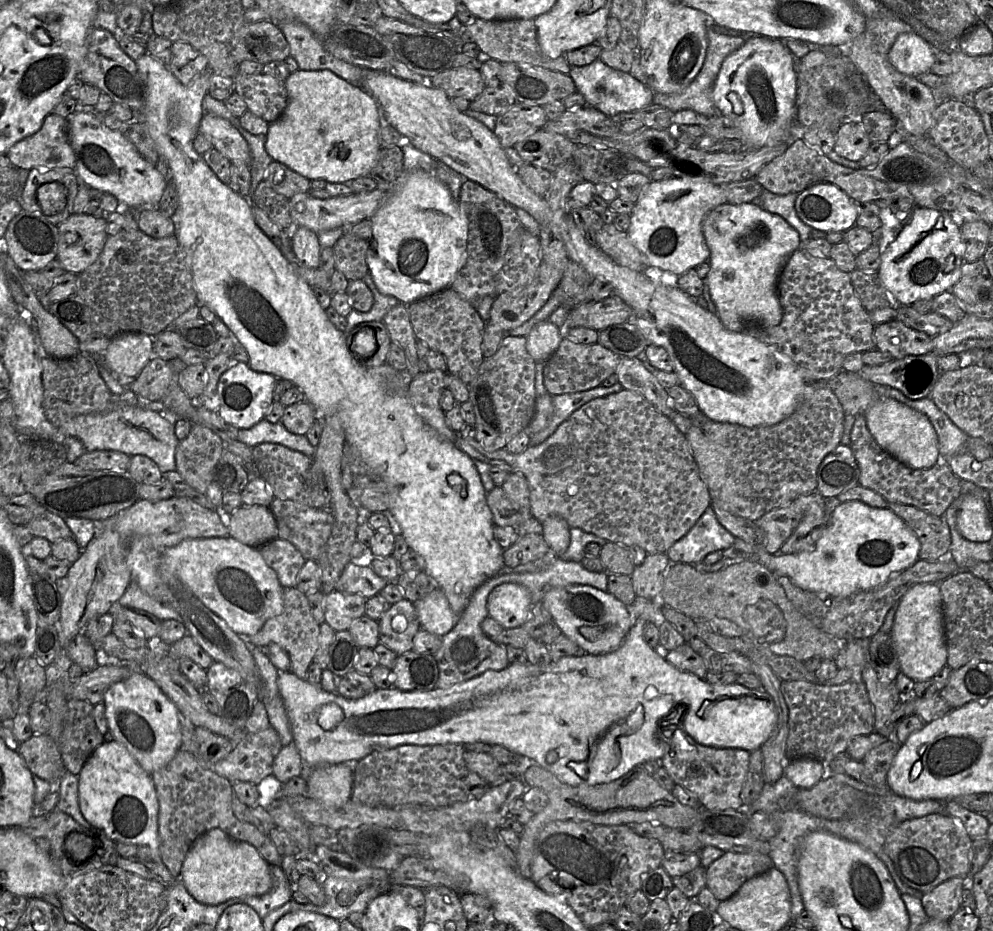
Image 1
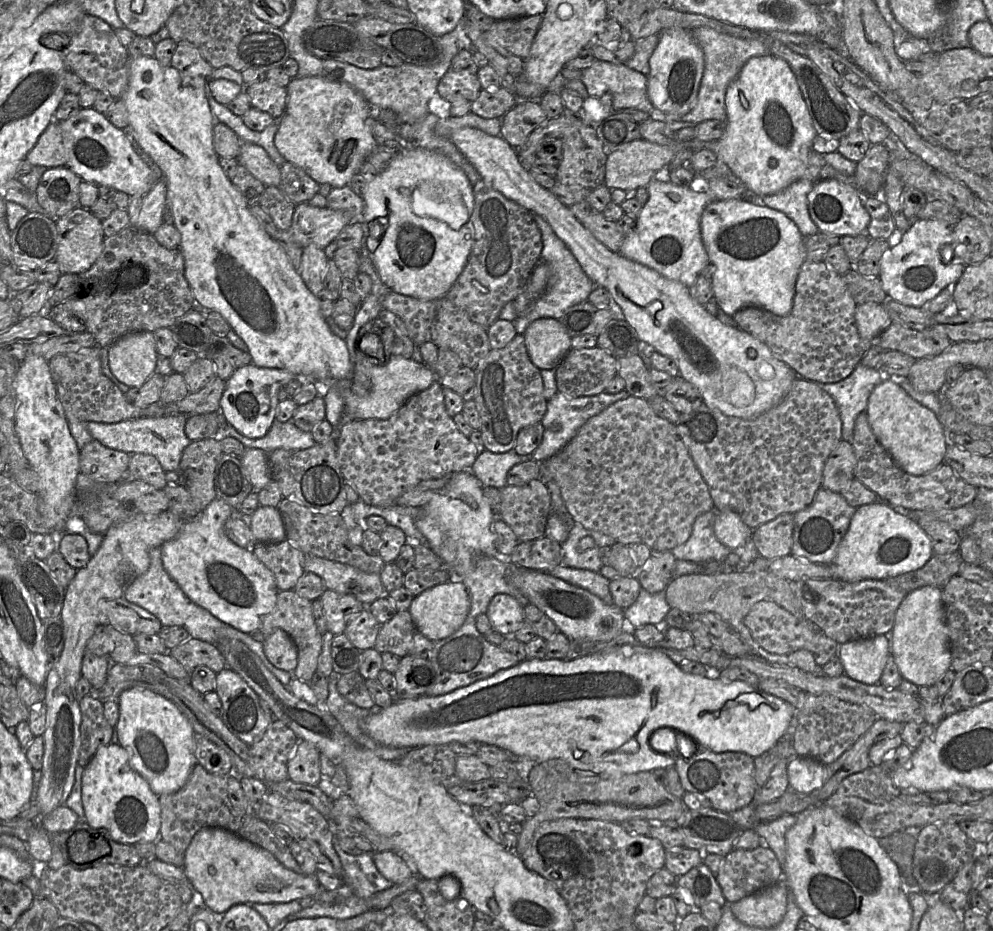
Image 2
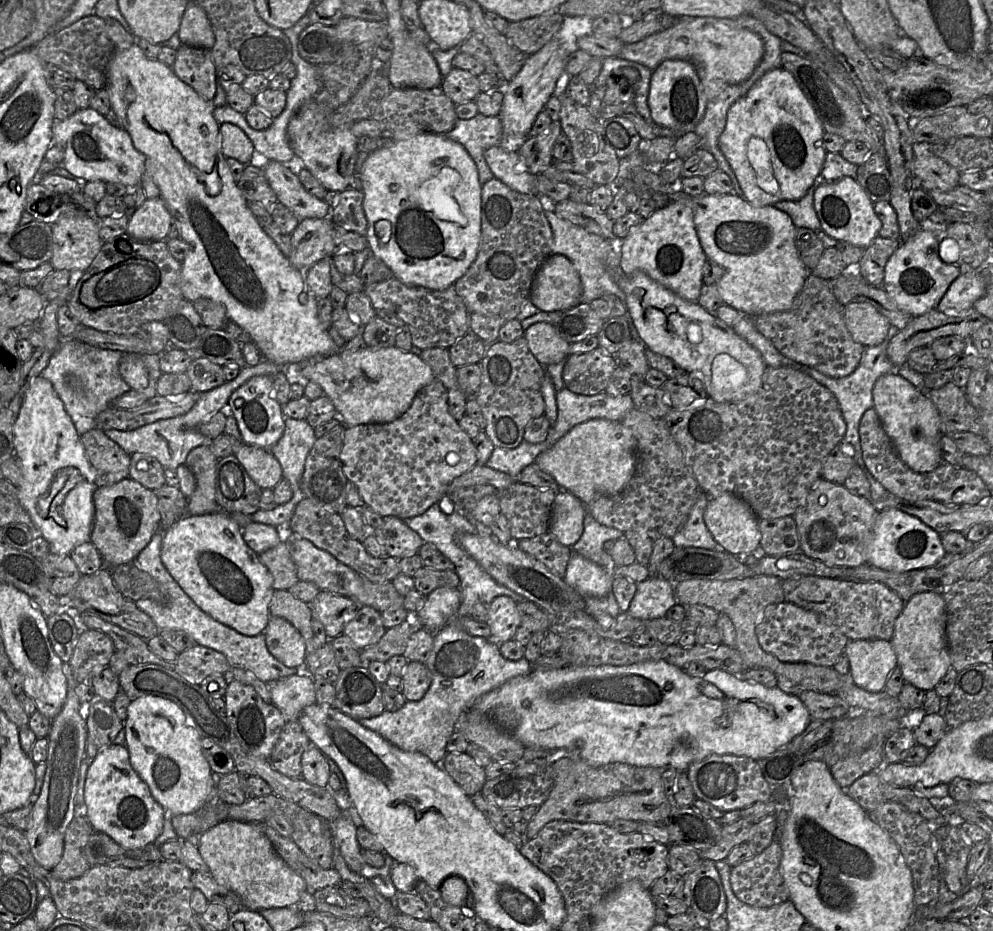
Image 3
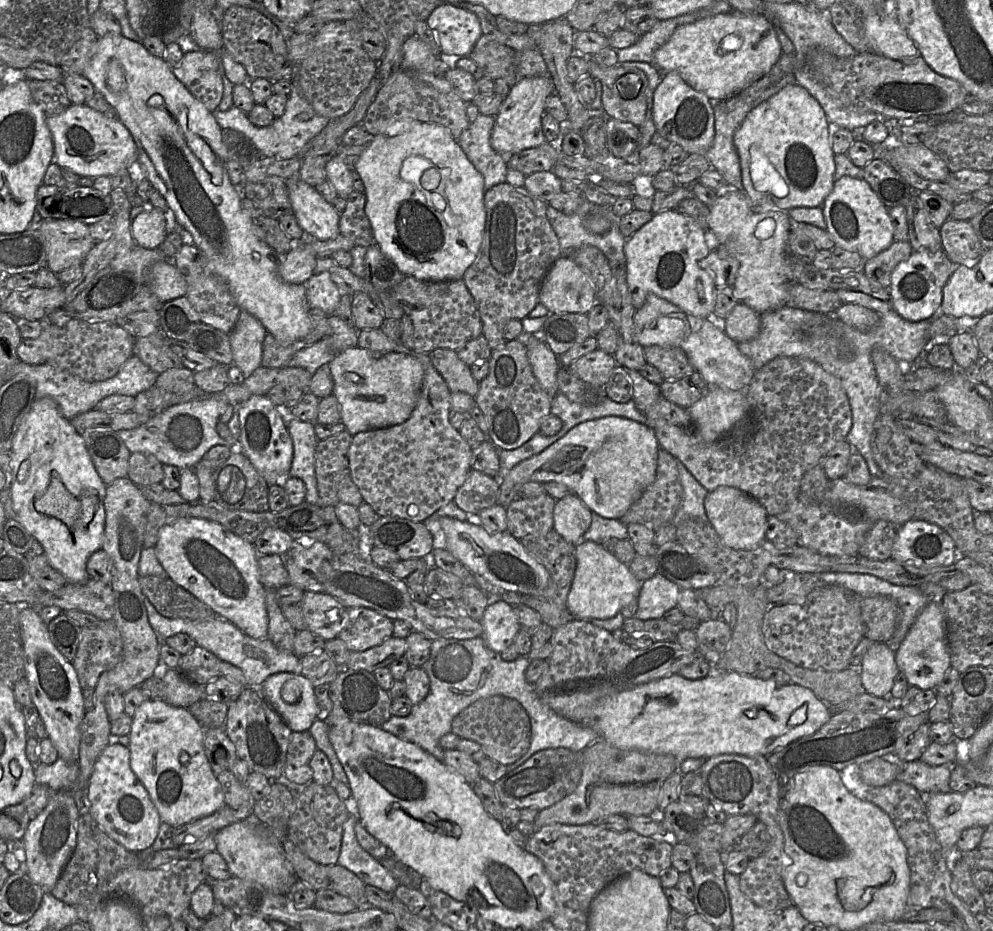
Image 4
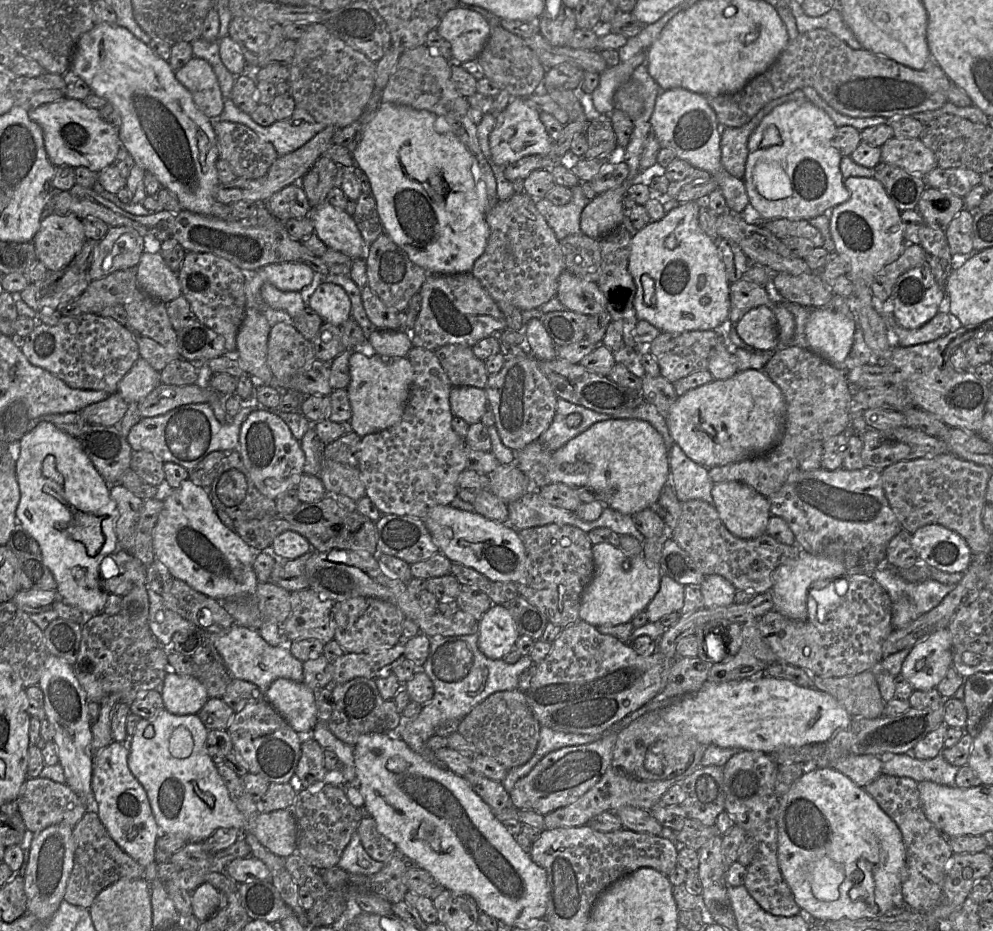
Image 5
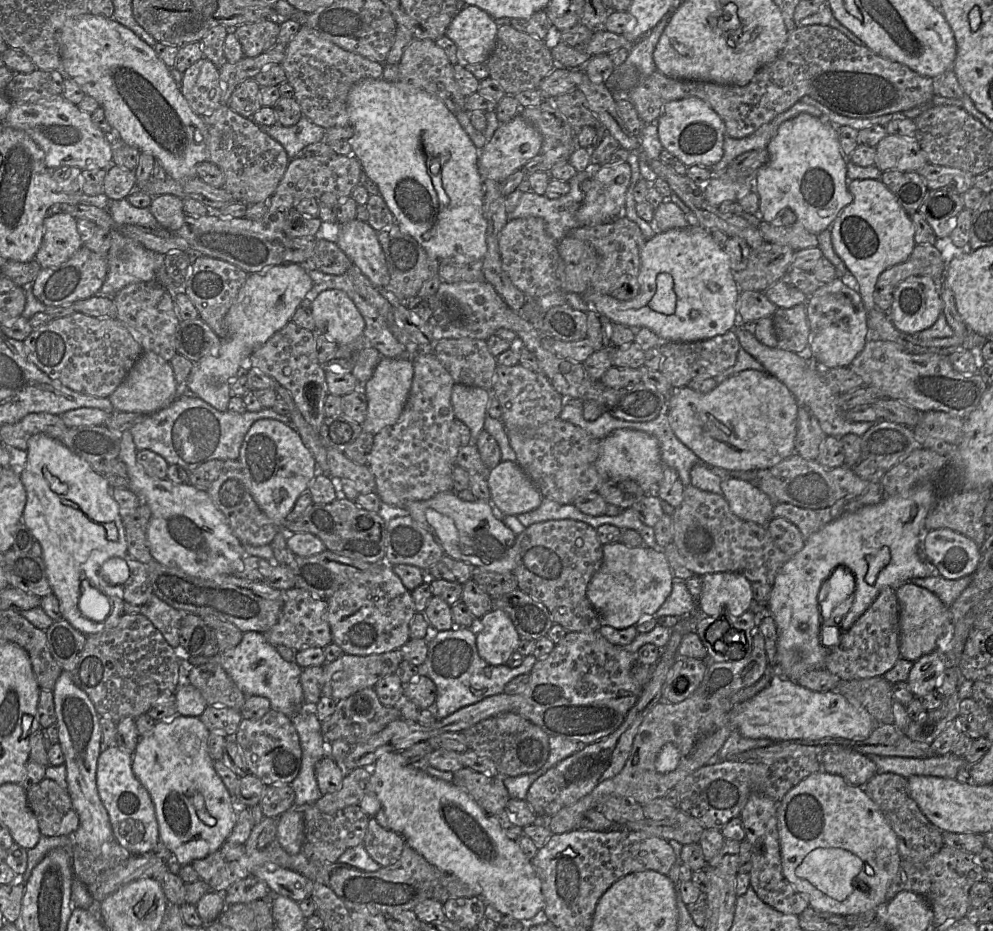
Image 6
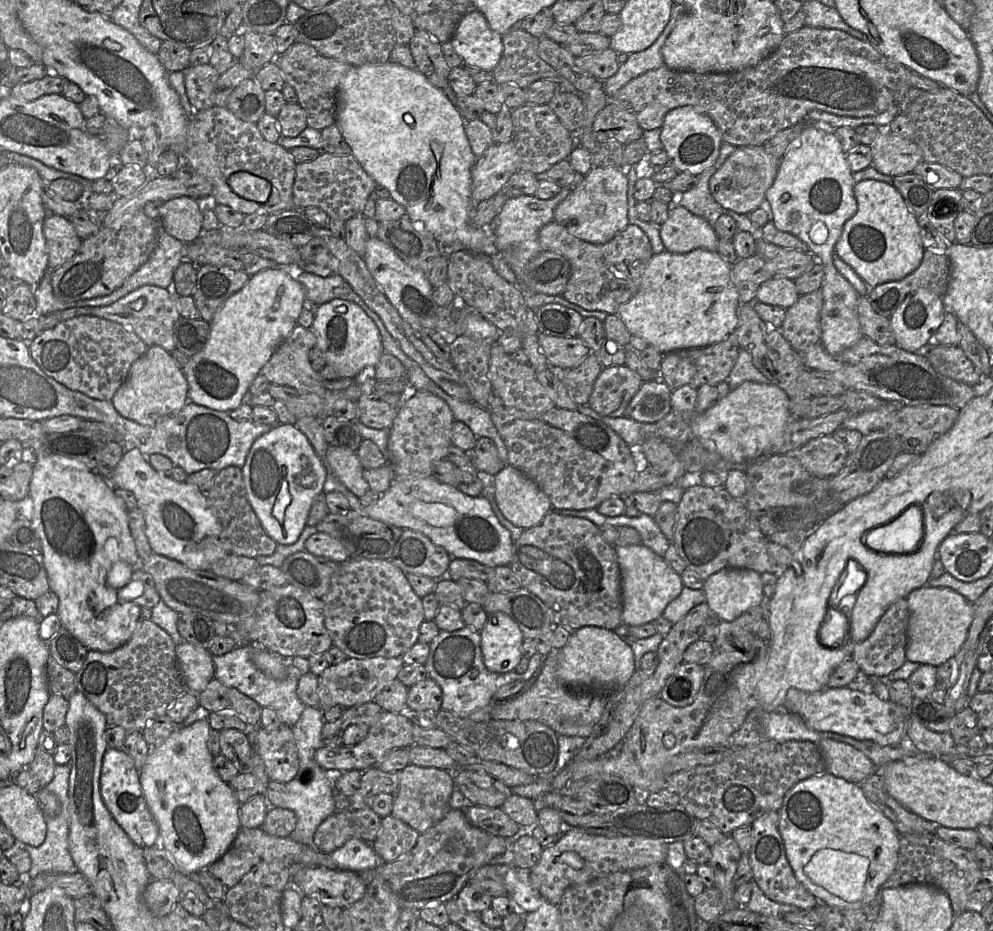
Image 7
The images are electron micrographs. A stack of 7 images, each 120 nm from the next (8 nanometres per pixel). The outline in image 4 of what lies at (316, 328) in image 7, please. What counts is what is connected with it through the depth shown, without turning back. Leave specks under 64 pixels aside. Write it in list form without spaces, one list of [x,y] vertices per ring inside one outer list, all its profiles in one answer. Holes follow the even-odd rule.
[[[327,272],[314,273],[304,285],[311,308],[320,308],[328,315],[334,313],[342,292]]]

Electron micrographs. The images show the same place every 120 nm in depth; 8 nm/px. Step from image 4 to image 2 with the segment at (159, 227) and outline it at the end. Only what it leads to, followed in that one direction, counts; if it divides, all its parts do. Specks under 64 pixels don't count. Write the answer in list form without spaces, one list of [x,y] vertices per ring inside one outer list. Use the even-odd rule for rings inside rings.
[[[162,177],[144,196],[139,216],[132,226],[153,235],[164,223],[163,213],[167,205],[166,194],[167,187],[165,179]]]

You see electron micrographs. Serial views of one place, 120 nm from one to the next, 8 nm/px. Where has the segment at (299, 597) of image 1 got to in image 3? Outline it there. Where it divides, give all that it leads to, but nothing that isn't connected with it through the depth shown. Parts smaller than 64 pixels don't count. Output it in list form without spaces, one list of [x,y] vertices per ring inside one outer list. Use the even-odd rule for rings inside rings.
[[[275,590],[269,605],[269,614],[286,619],[300,632],[307,648],[306,661],[302,669],[306,672],[307,657],[317,650],[311,627],[310,604],[295,598],[288,590]]]

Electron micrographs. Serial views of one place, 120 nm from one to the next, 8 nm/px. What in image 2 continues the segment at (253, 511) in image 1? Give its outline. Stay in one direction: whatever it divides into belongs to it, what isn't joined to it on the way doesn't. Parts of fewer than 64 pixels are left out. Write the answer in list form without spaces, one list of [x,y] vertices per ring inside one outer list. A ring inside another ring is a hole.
[[[259,506],[248,518],[256,543],[277,543],[286,539],[283,519],[279,510],[270,506]]]

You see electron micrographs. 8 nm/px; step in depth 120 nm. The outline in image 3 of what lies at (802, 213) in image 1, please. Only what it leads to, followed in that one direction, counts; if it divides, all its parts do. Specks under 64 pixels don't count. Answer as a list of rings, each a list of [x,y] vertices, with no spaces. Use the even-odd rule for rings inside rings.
[[[843,177],[821,183],[814,192],[813,206],[821,224],[820,229],[837,241],[866,249],[879,236],[882,223],[874,211],[874,203],[855,178]]]

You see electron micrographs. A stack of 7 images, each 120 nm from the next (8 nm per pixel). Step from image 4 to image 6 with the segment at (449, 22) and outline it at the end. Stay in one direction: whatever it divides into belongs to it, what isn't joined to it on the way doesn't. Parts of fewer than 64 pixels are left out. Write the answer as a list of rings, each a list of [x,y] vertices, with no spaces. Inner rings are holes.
[[[464,6],[449,24],[445,36],[454,42],[458,50],[458,63],[466,64],[486,63],[496,41],[498,25],[494,19],[477,6]]]

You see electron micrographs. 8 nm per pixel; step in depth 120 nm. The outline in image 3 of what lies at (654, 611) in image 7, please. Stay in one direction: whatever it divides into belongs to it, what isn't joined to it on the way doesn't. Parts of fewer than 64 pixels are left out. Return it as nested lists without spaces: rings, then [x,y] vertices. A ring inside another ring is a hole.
[[[571,550],[564,581],[582,597],[603,597],[612,590],[614,574]]]

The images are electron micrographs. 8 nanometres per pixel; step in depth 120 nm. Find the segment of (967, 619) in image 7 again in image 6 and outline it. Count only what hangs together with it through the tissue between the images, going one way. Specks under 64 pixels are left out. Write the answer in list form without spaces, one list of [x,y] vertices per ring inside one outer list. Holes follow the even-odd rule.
[[[904,583],[895,591],[900,606],[900,657],[915,662],[948,638],[949,610],[934,593],[913,583]]]

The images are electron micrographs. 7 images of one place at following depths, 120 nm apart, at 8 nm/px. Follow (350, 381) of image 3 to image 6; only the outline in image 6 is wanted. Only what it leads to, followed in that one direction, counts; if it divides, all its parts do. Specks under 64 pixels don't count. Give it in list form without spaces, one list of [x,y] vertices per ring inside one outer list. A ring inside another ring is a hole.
[[[383,357],[380,360],[371,378],[362,386],[367,398],[366,418],[360,424],[364,432],[378,434],[399,419],[410,393],[413,374],[413,364],[409,358]]]

